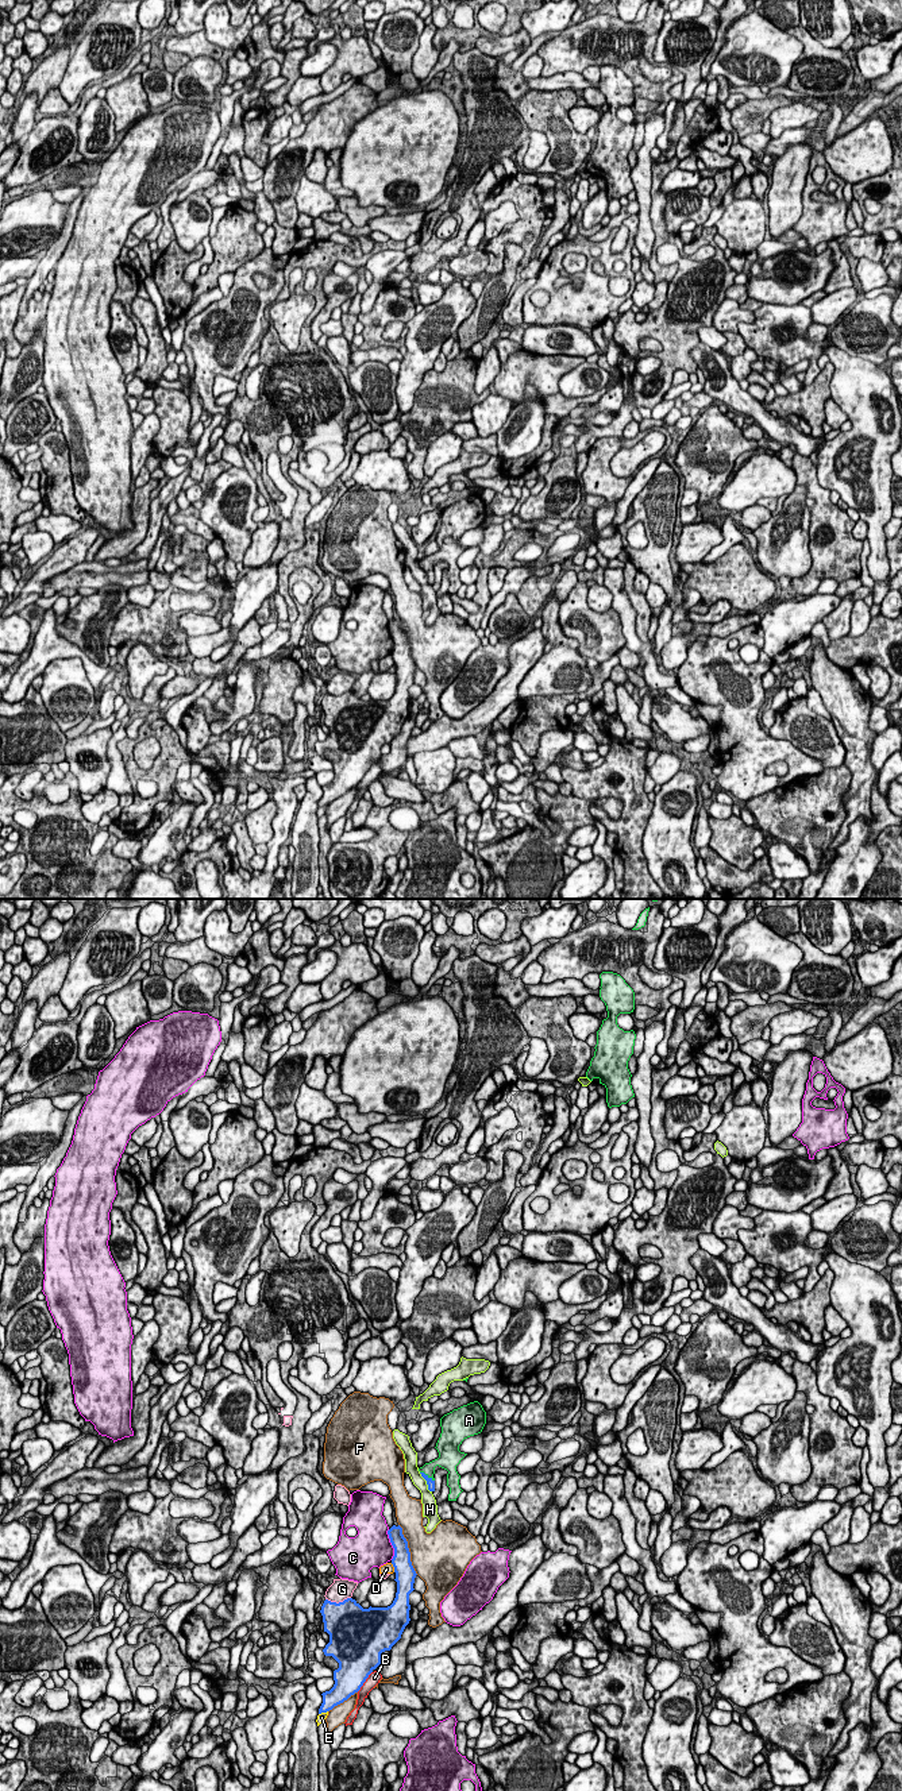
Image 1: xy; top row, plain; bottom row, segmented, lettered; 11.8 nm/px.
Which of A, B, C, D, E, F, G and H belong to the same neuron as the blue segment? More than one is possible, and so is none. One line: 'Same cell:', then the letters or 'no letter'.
Same cell: A

